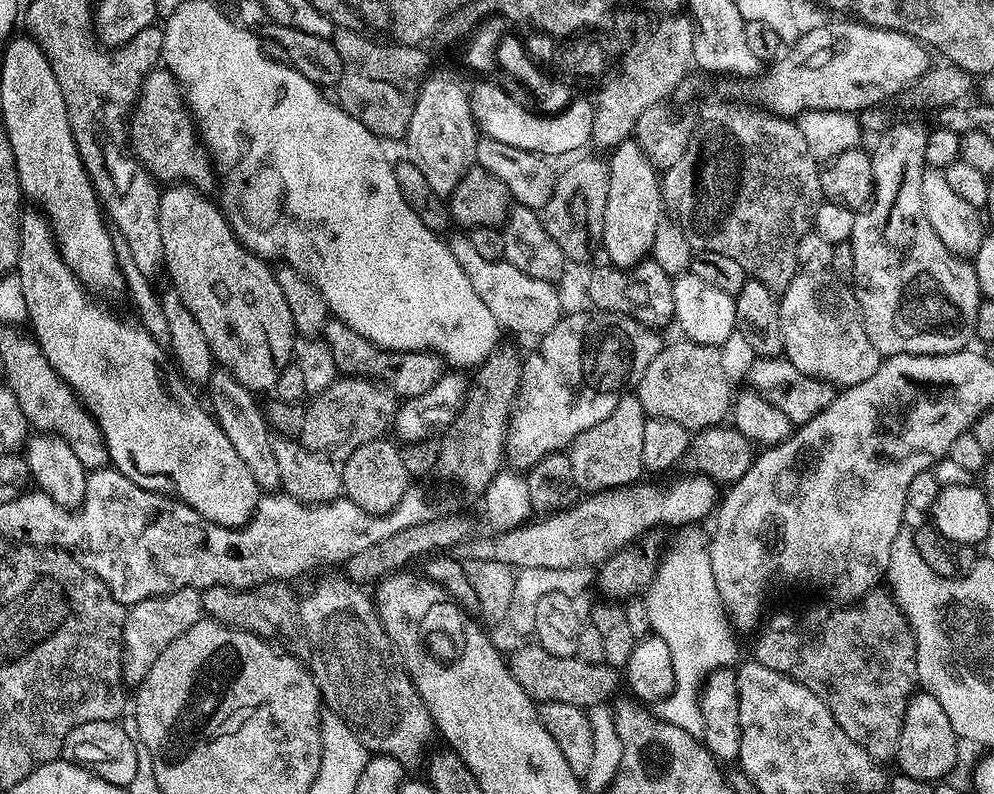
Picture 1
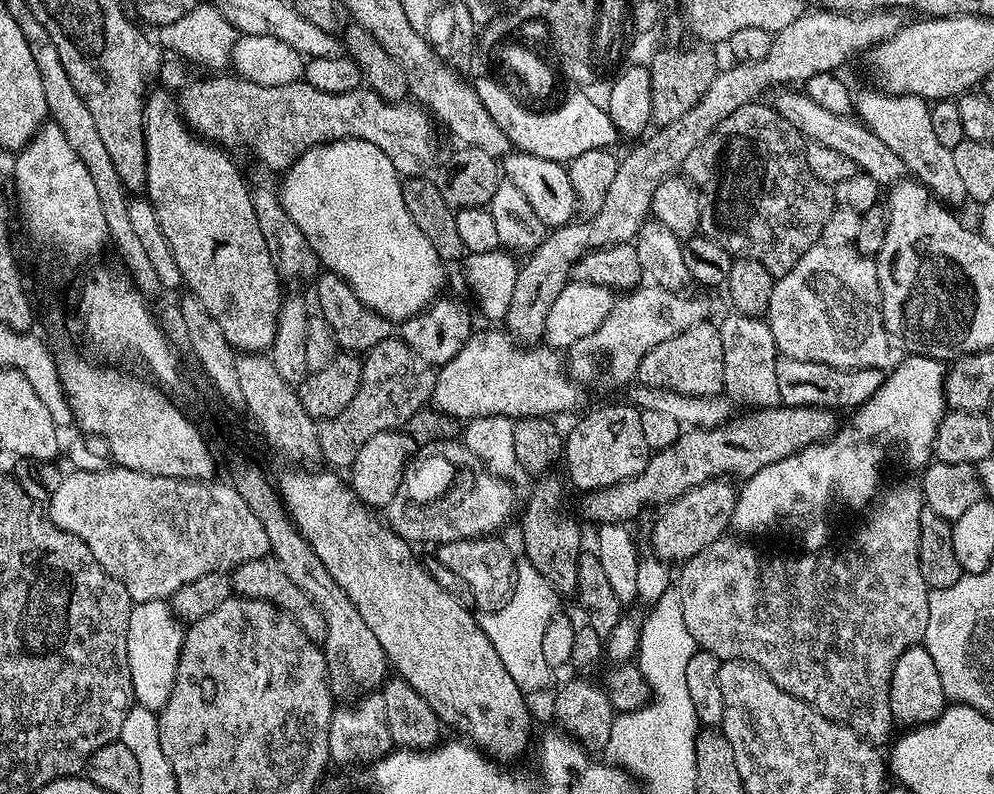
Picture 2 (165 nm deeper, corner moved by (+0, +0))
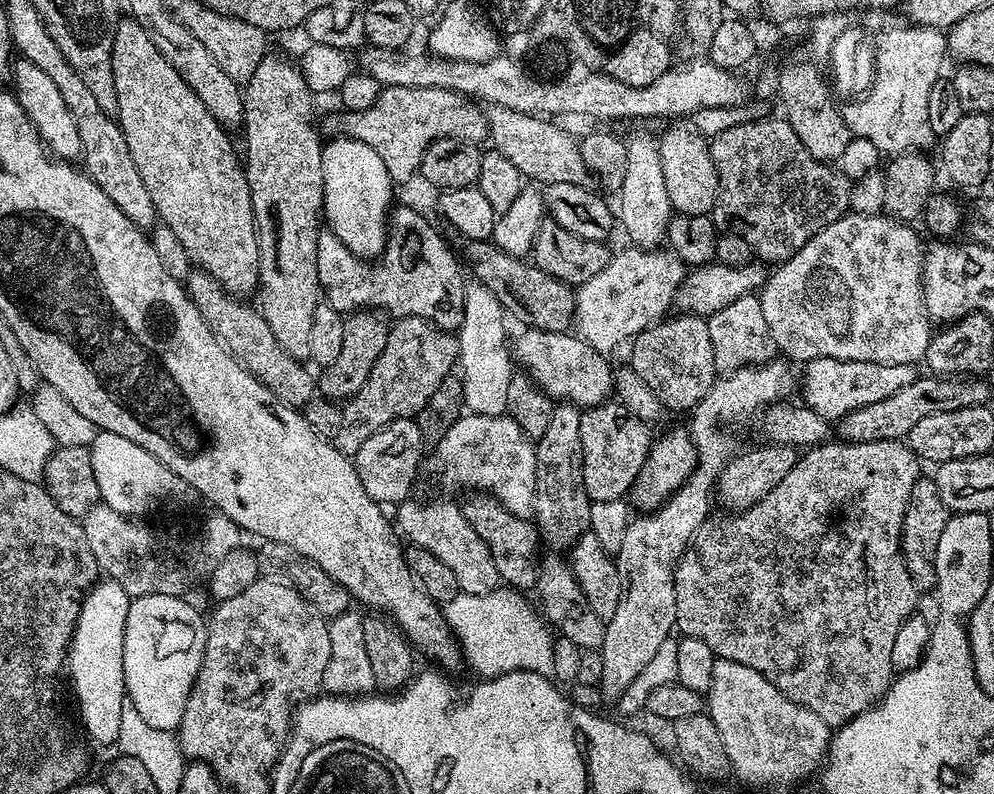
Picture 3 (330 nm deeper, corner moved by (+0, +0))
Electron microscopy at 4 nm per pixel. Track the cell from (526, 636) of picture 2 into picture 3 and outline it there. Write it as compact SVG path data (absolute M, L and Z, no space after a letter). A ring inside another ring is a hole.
M501 586L486 595L466 594L459 592L443 607L442 615L448 630L456 637L465 661L472 666L481 677L492 679L510 672L530 672L553 677L553 635L545 621L532 610L523 593L510 586Z

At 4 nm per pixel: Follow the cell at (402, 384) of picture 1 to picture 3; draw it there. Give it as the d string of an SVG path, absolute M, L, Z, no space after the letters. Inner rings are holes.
M399 206L391 209L388 243L379 257L371 262L342 246L330 230L321 231L316 241L320 290L323 299L334 306L334 310L345 314L379 310L392 318L417 316L451 333L462 326L466 279L461 257L452 253L451 246L418 209Z

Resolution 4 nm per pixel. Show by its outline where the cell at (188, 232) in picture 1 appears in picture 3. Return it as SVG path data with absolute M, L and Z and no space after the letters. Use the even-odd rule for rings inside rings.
M124 18L117 24L114 30L112 69L114 70L114 94L116 95L114 115L120 125L122 134L126 138L126 146L130 146L130 154L134 158L134 166L138 166L138 175L141 176L142 182L146 182L146 190L150 190L150 198L154 198L154 206L156 207L159 223L170 226L170 230L174 230L174 234L178 234L178 242L182 242L189 261L193 265L199 266L203 271L210 273L231 296L248 298L251 292L253 295L257 291L260 282L260 247L256 237L256 219L254 218L252 203L250 202L250 186L246 182L246 174L244 173L244 164L241 157L238 152L238 157L236 157L236 152L232 149L232 140L228 137L231 135L226 131L223 124L219 124L212 117L210 110L206 110L206 106L202 106L198 94L194 94L194 90L190 90L190 86L186 86L182 74L178 74L178 70L174 70L174 66L170 66L170 62L166 62L166 58L162 58L158 46L154 46L154 42L150 42L150 34L146 34L146 30L142 30L142 26L137 20Z

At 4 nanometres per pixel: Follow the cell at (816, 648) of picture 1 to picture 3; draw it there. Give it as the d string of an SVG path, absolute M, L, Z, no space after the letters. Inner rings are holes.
M875 440L874 442L825 442L807 449L808 452L797 459L794 470L766 494L754 506L742 512L713 515L702 522L697 532L692 534L692 543L685 548L682 558L676 563L674 594L676 595L676 628L683 635L702 638L706 646L717 658L742 662L750 670L758 670L766 682L778 686L790 702L798 702L806 710L814 710L822 722L830 726L849 724L858 714L873 708L888 692L894 679L894 669L890 662L890 650L894 647L894 638L902 622L917 611L916 596L918 590L904 565L904 556L900 553L900 535L904 525L906 506L910 502L910 490L914 482L922 475L921 461L907 443L899 440Z

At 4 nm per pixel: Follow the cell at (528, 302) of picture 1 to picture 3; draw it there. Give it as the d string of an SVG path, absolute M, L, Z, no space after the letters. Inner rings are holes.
M628 246L625 252L620 252L609 259L608 265L602 270L598 270L598 274L594 274L594 278L590 278L586 283L579 285L575 289L576 293L576 314L574 317L574 332L575 335L579 336L580 339L585 340L590 346L594 346L594 350L603 352L605 354L611 353L611 348L616 348L620 343L631 341L637 334L643 332L644 329L652 327L653 324L657 323L665 315L664 312L668 307L673 307L676 299L676 292L680 288L680 285L684 283L684 277L686 275L686 265L674 255L670 250L653 250L650 248L637 248L635 246Z

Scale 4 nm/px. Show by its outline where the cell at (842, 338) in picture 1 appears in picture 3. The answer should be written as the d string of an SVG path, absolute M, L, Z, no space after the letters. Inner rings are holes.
M849 211L842 218L838 218L834 222L830 222L830 226L826 226L826 230L822 230L818 234L814 234L814 238L810 242L806 242L806 246L802 246L802 250L798 250L788 260L783 261L779 265L777 272L773 271L768 279L764 282L764 287L760 289L758 295L760 305L762 306L762 314L766 317L766 326L770 326L770 334L774 338L777 349L789 361L807 362L814 358L838 358L839 360L849 360L850 362L878 362L879 364L910 364L919 365L924 359L928 343L932 340L934 331L933 325L928 318L928 311L924 309L924 269L922 267L922 244L920 248L920 236L912 229L911 223L898 220L898 226L890 226L890 222L884 222L884 240L880 238L880 216L877 220L872 220L878 224L878 240L874 242L874 248L856 248L856 234L860 228L860 222L864 218L860 218L857 212Z

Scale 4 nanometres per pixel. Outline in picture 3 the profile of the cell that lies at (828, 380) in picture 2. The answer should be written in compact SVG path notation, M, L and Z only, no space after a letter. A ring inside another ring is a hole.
M814 358L802 368L803 403L822 419L834 422L870 402L880 402L898 394L902 386L910 386L918 375L910 364L879 364L878 362L850 362L838 358Z

